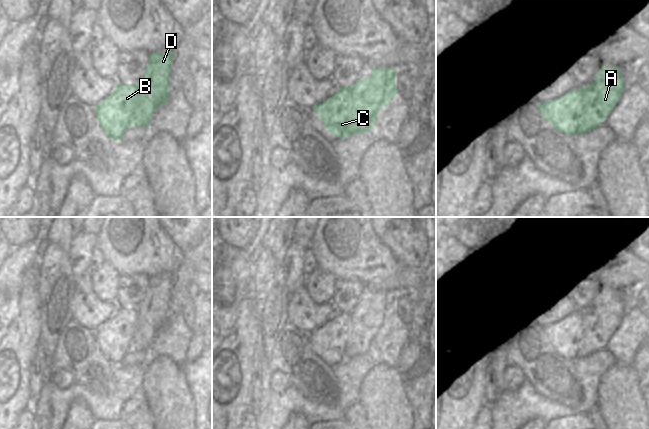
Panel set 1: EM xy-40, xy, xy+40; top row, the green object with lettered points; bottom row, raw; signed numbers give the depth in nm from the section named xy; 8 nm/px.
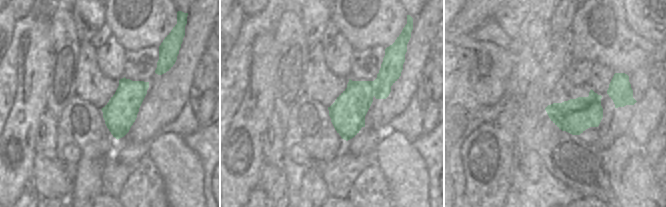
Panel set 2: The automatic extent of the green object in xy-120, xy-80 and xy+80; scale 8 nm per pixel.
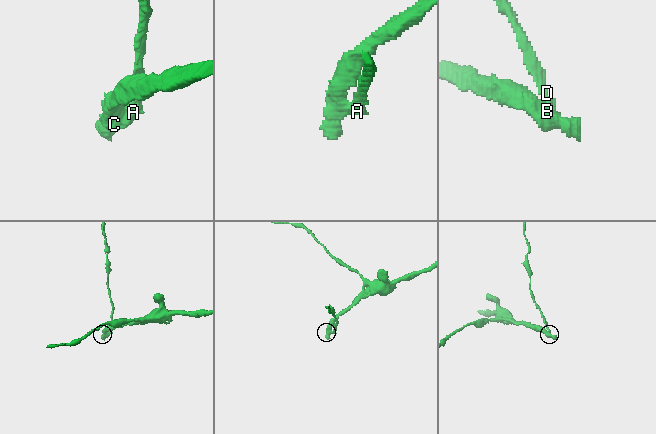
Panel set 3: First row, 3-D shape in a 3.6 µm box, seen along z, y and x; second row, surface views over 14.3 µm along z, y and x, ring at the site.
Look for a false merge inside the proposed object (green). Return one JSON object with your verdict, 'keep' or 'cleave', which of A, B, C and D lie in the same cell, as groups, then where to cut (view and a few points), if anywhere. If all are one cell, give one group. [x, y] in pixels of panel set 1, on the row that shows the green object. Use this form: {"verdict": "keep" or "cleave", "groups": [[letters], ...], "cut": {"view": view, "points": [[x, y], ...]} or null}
{"verdict": "cleave", "groups": [["A", "D"], ["B", "C"]], "cut": {"view": "xy", "points": [[371, 75], [371, 85], [363, 94], [378, 103], [377, 113]]}}

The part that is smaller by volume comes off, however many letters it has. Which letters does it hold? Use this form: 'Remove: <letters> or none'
Remove: A, D.

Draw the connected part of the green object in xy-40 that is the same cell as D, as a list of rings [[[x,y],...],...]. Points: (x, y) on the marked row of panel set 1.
[[[154,52],[149,57],[146,72],[149,73],[149,83],[145,90],[139,91],[144,100],[154,102],[157,107],[164,106],[170,95],[169,76],[173,63],[172,52]]]

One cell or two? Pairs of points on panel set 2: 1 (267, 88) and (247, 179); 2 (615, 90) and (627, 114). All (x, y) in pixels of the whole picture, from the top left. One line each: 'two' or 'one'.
1: one
2: two

